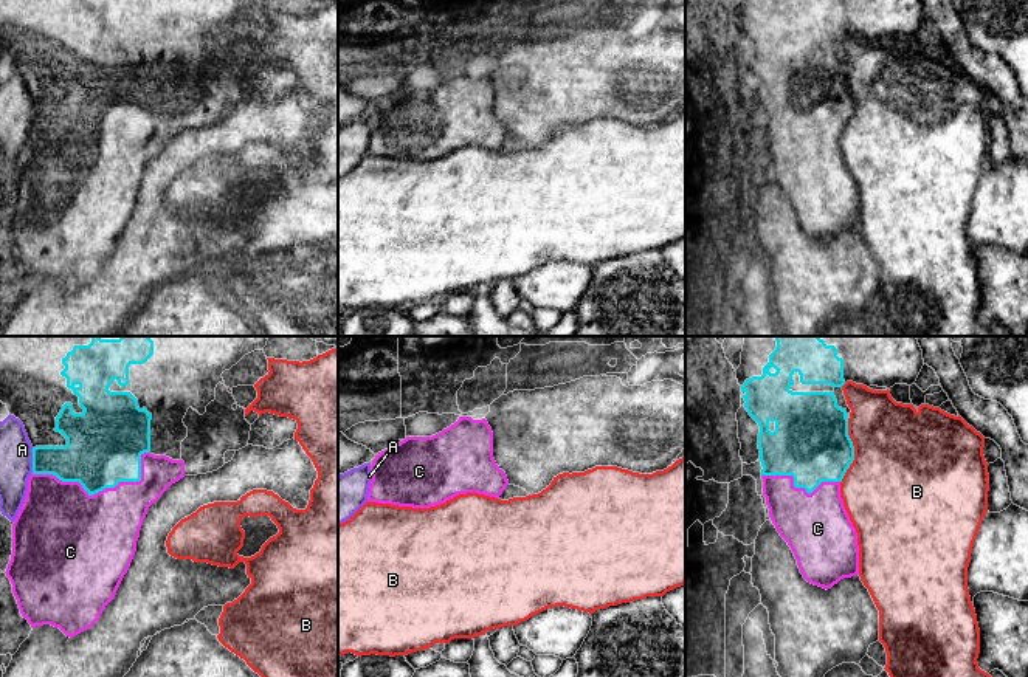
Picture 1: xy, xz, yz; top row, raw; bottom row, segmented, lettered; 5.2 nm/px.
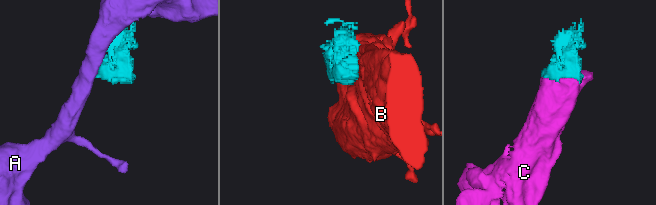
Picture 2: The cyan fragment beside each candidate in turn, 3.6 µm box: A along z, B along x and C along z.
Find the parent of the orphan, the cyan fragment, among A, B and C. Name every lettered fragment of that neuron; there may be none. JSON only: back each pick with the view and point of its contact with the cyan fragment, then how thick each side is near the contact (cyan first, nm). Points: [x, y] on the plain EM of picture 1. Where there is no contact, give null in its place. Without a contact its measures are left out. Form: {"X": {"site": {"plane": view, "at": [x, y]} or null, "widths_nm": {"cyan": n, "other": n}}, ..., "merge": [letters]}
{"C": {"site": {"plane": "xy", "at": [101, 143]}, "widths_nm": {"cyan": 400, "other": 440}}, "merge": ["C"]}

